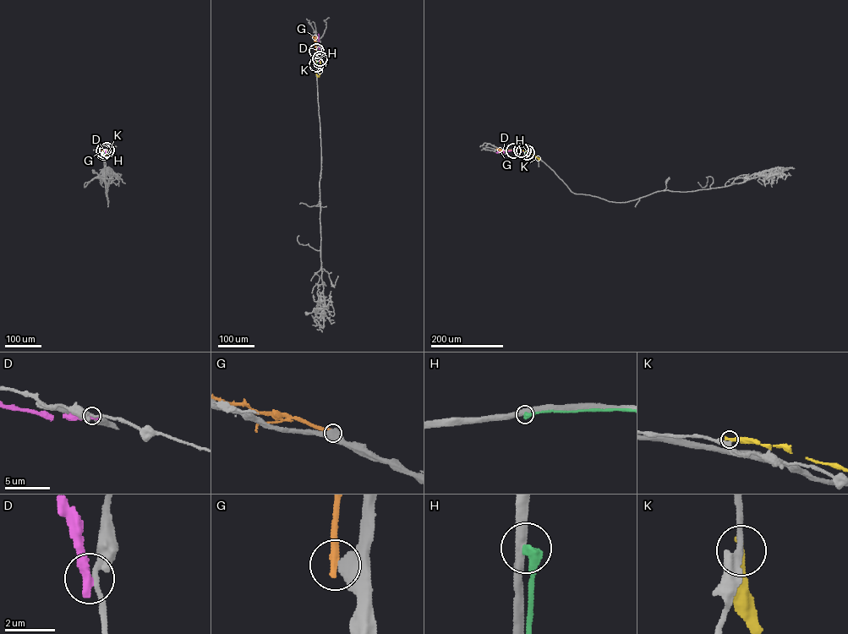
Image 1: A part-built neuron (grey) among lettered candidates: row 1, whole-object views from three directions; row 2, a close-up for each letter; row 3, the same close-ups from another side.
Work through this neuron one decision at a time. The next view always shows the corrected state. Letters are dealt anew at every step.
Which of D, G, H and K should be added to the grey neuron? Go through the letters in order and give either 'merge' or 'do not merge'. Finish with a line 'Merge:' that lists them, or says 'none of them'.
D: do not merge
G: do not merge
H: do not merge
K: do not merge
Merge: none of them

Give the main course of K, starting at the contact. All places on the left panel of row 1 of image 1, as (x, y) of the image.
K: (106, 150), (105, 160), (103, 156)

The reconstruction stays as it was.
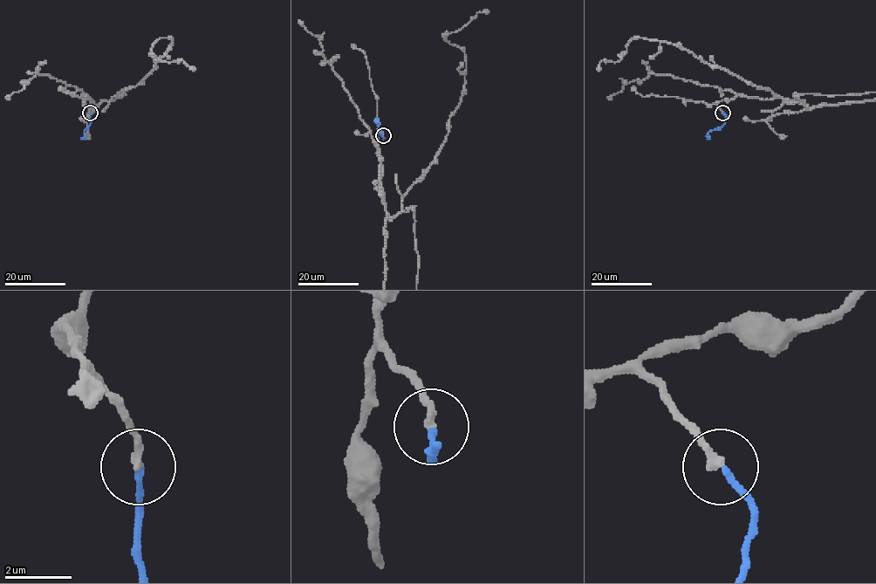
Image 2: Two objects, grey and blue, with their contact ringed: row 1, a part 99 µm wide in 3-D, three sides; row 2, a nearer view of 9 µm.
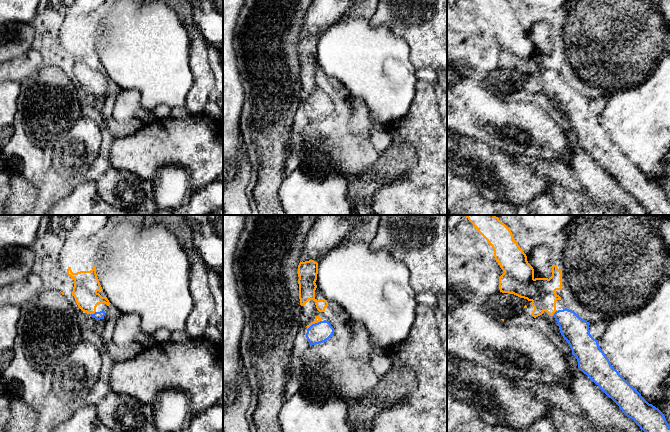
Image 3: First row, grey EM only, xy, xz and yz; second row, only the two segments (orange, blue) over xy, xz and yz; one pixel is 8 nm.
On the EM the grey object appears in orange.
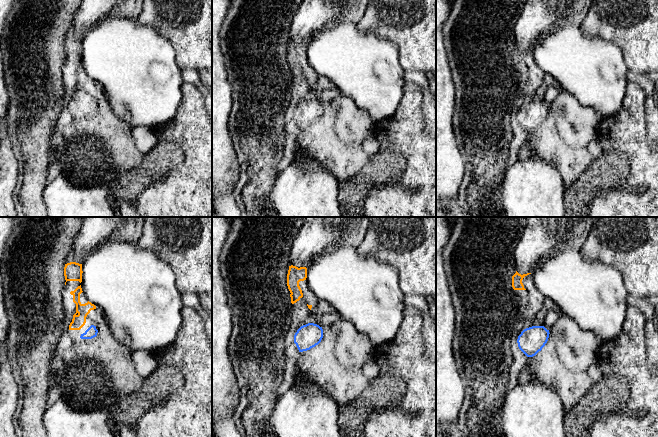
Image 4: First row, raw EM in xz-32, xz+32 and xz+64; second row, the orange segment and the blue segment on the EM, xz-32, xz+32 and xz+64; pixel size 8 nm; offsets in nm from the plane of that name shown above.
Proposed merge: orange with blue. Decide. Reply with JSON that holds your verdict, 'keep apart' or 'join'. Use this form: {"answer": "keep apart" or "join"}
{"answer": "join"}

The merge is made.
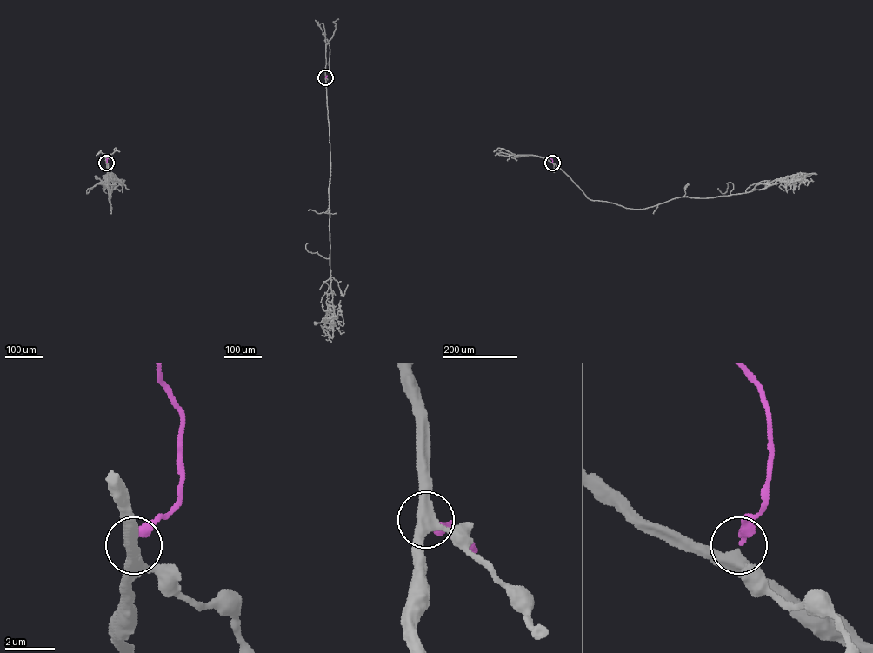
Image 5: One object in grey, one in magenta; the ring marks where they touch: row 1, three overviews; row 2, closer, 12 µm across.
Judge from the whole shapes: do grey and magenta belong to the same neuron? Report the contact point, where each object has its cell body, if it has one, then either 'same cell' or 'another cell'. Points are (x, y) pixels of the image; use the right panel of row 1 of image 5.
at (552, 163); cell body of grey at (797, 177); no cell body on magenta; same cell

